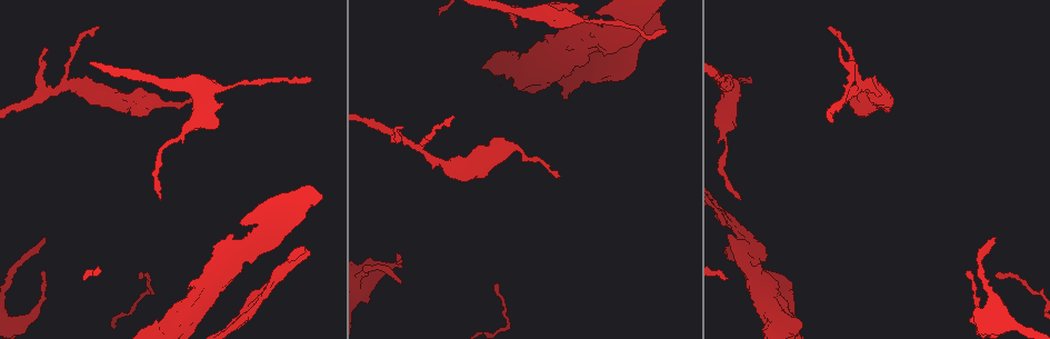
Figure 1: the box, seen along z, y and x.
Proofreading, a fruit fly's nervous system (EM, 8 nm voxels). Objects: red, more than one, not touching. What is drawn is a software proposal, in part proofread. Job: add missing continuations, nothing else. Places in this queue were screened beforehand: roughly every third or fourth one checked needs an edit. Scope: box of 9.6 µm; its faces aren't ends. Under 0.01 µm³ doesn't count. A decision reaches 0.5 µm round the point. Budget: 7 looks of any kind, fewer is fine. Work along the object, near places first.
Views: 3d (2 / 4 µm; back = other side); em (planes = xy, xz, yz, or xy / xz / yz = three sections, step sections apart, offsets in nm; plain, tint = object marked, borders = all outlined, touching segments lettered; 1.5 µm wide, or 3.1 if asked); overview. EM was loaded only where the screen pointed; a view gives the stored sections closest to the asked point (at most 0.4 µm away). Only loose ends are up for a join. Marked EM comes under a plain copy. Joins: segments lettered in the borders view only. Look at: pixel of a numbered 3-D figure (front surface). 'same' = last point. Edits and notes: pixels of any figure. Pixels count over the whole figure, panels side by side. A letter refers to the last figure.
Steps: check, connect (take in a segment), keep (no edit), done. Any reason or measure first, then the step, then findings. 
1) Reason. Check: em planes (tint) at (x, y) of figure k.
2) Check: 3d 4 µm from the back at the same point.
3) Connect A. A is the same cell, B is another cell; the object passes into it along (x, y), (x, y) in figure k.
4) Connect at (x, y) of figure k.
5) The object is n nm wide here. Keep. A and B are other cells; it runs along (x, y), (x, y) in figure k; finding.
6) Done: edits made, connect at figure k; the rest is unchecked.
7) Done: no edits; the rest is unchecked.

Check: em xz step 8 (borders) at (569, 69) of figure 1.

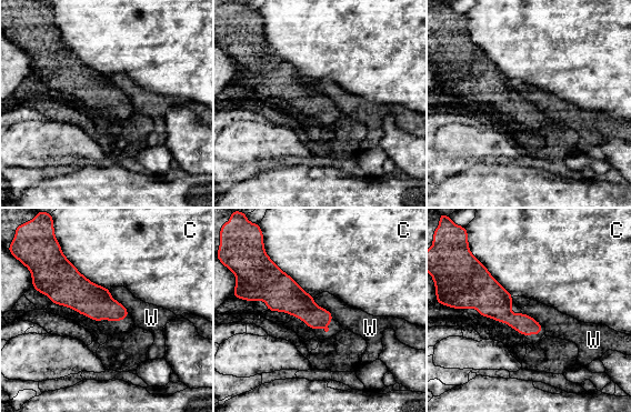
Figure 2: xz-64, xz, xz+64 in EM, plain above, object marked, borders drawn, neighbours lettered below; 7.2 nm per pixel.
The longest contact is with C, 360 nm. Keep. C and W are other cells; a border runs along (313, 297), (333, 319) in figure 2; no lettered segment goes on from it.

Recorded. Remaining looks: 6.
Long arm stops here. Check: em planes (tint) at (740, 198) of figure 1.

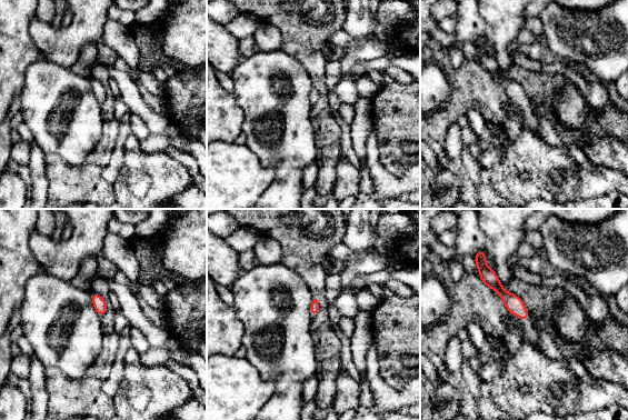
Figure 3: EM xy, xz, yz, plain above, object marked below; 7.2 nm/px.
Check: em planes (borders) at the same point.

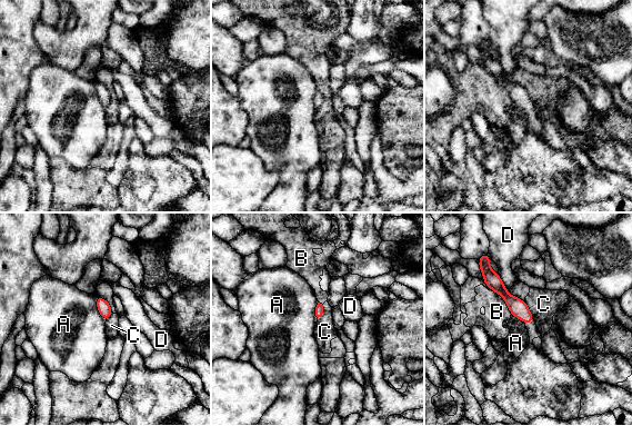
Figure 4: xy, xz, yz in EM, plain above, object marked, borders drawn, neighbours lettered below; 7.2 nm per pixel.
The longest contact is with B, 220 nm. Keep. A, B, C and D are other cells; it runs along (487, 270), (491, 279), (529, 320) in figure 4; none of them fits.

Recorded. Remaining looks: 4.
Free end. Check: 3d 4 µm at (303, 248) of figure 1.

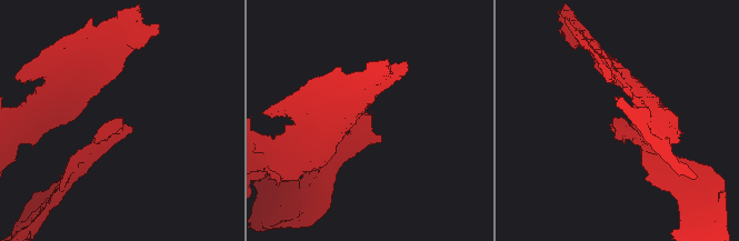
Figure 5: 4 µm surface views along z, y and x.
Check: em planes (borders) at (119, 125) of figure 5.

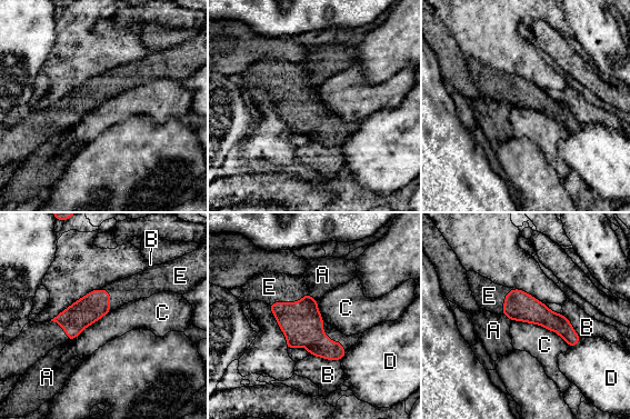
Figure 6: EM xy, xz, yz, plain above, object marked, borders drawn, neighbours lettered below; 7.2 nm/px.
The object is 200 nm wide here; the longest contact is with C, 460 nm. Connect at (269, 287) of figure 6. E is the same cell, A, B, C and D are other cells; it goes on there.

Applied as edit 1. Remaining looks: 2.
Done: edits made, connect at figure 6; the rest is unchecked.

